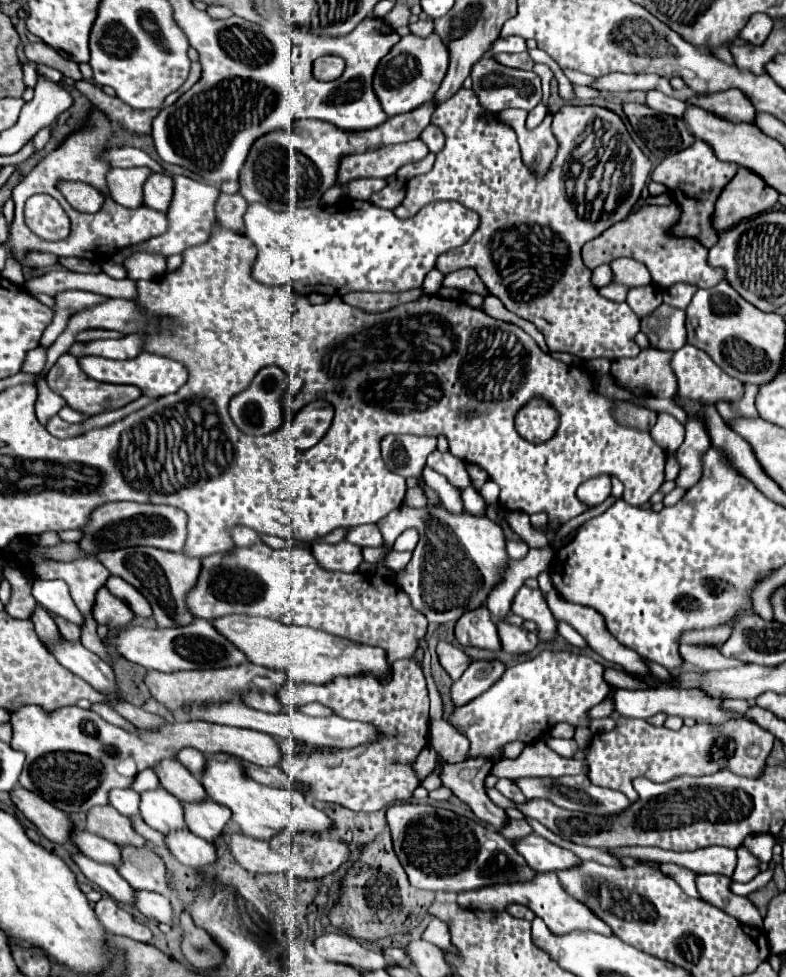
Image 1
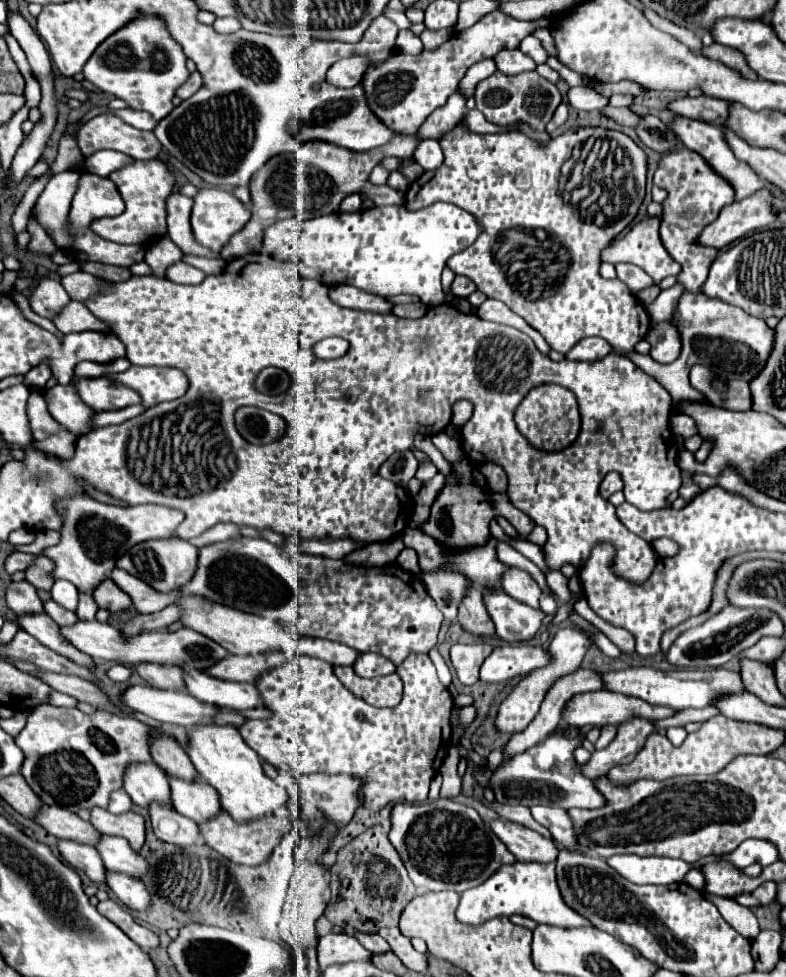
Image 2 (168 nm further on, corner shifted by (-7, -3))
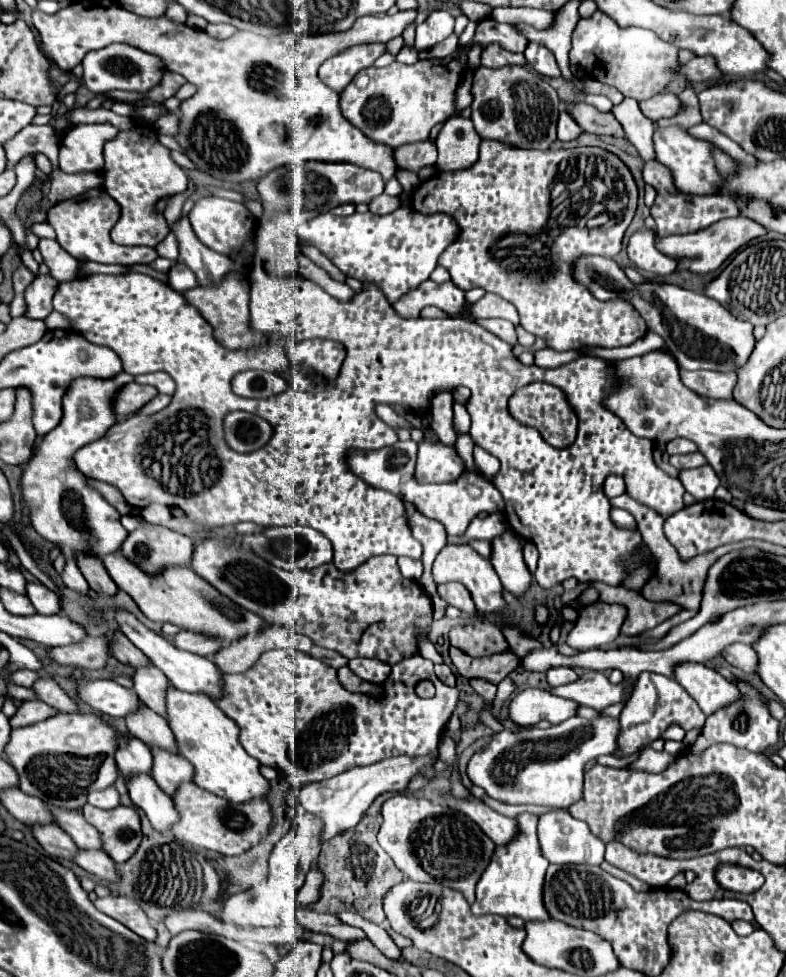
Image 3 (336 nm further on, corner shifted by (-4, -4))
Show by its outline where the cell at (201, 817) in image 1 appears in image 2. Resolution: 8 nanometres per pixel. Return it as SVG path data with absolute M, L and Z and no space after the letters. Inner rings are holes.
M169 777L169 785L175 811L193 819L195 823L211 819L213 815L217 815L217 811L221 811L217 791L213 791L213 787L209 787L209 783L205 781L185 781L179 777Z

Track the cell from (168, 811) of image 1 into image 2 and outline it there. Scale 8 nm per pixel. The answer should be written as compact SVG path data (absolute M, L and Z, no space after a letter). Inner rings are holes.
M149 761L149 763L131 763L125 769L125 791L129 793L129 797L133 799L133 803L147 807L151 801L161 801L161 803L169 803L169 779L165 775L165 771L161 767L157 767L157 763Z

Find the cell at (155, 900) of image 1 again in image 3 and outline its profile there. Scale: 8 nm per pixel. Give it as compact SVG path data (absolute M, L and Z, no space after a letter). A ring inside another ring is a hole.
M80 850L80 852L76 854L74 862L76 862L80 868L84 868L88 874L96 876L98 880L118 884L118 868L116 868L114 860L110 860L110 856L106 856L106 852Z

